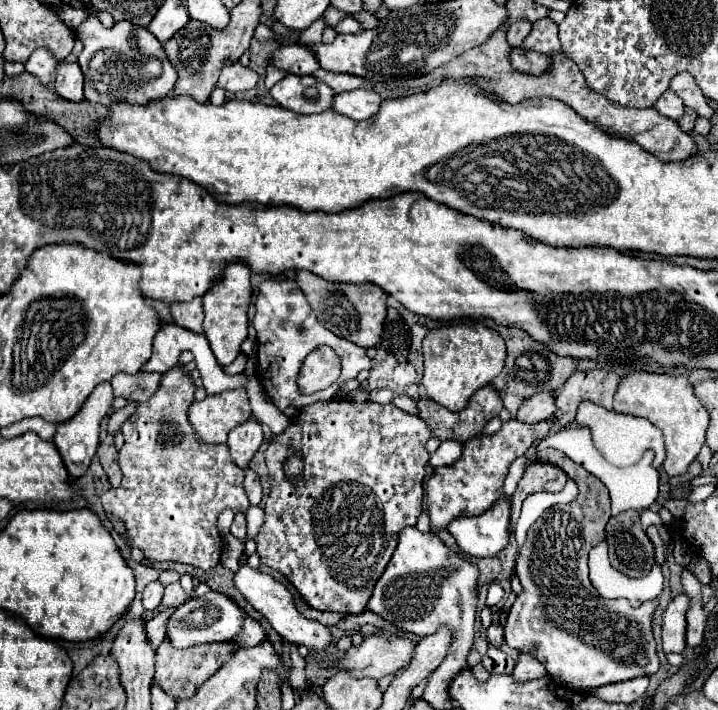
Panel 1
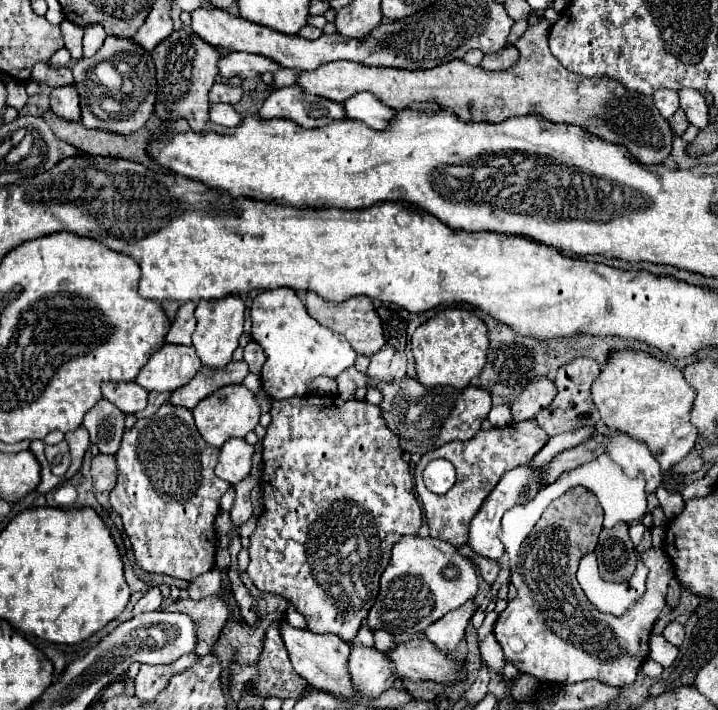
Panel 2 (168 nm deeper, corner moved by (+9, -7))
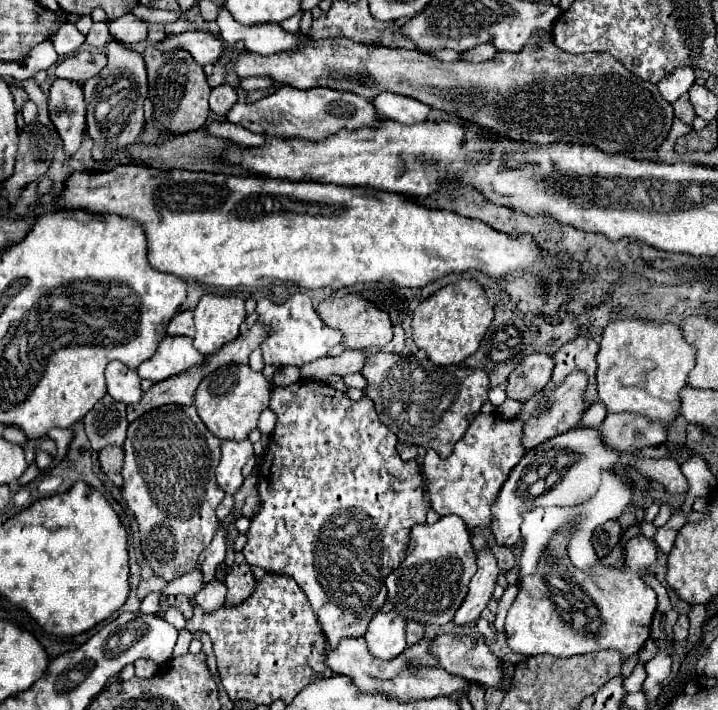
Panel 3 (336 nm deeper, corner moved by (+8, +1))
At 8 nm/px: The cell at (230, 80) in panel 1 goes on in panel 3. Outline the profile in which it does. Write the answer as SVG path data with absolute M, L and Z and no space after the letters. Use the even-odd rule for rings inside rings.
M227 84L213 88L209 94L209 106L217 116L227 116L227 112L235 102L237 102L237 92Z

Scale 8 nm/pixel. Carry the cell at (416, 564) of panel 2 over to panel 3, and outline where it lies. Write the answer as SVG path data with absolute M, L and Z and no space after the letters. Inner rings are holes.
M445 516L437 524L417 524L411 530L407 558L385 580L389 590L387 598L393 602L395 610L407 616L407 620L423 624L447 624L463 604L469 580L475 572L475 552L467 526L463 520L459 520L459 516ZM439 560L441 564L429 564Z

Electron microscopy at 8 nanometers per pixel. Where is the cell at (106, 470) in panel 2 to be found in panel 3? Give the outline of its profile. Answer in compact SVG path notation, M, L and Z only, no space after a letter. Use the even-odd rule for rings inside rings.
M107 446L99 452L99 462L101 462L101 470L109 476L109 480L115 486L123 484L123 476L121 476L121 468L123 468L123 448L121 446Z

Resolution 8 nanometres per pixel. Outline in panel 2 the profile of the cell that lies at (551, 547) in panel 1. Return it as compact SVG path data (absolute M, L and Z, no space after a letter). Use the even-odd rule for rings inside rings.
M576 486L546 508L518 552L518 562L510 576L518 596L510 600L506 610L498 616L494 636L506 660L540 682L572 684L598 680L622 688L636 680L646 660L652 624L664 608L664 596L668 582L674 578L674 566L662 548L650 548L642 554L642 562L650 570L646 596L624 616L598 612L578 586L576 570L580 558L594 552L602 520L604 510L596 494L584 486Z

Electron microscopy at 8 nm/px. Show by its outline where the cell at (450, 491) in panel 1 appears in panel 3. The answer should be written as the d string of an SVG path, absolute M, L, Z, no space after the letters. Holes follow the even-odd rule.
M499 412L477 414L465 436L455 444L449 458L441 458L435 450L427 450L423 460L423 474L429 488L431 508L439 516L455 514L463 518L469 528L487 528L493 520L491 504L505 484L511 468L519 464L525 450L521 446L523 428L517 418L505 418Z

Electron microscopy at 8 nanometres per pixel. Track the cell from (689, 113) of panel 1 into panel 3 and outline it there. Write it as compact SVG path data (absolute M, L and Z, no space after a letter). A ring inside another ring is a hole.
M687 94L679 96L679 100L675 100L673 110L675 110L675 116L677 116L679 120L683 120L685 124L691 126L693 118L695 118L695 110L693 110L693 104L689 102L689 96L687 96Z

